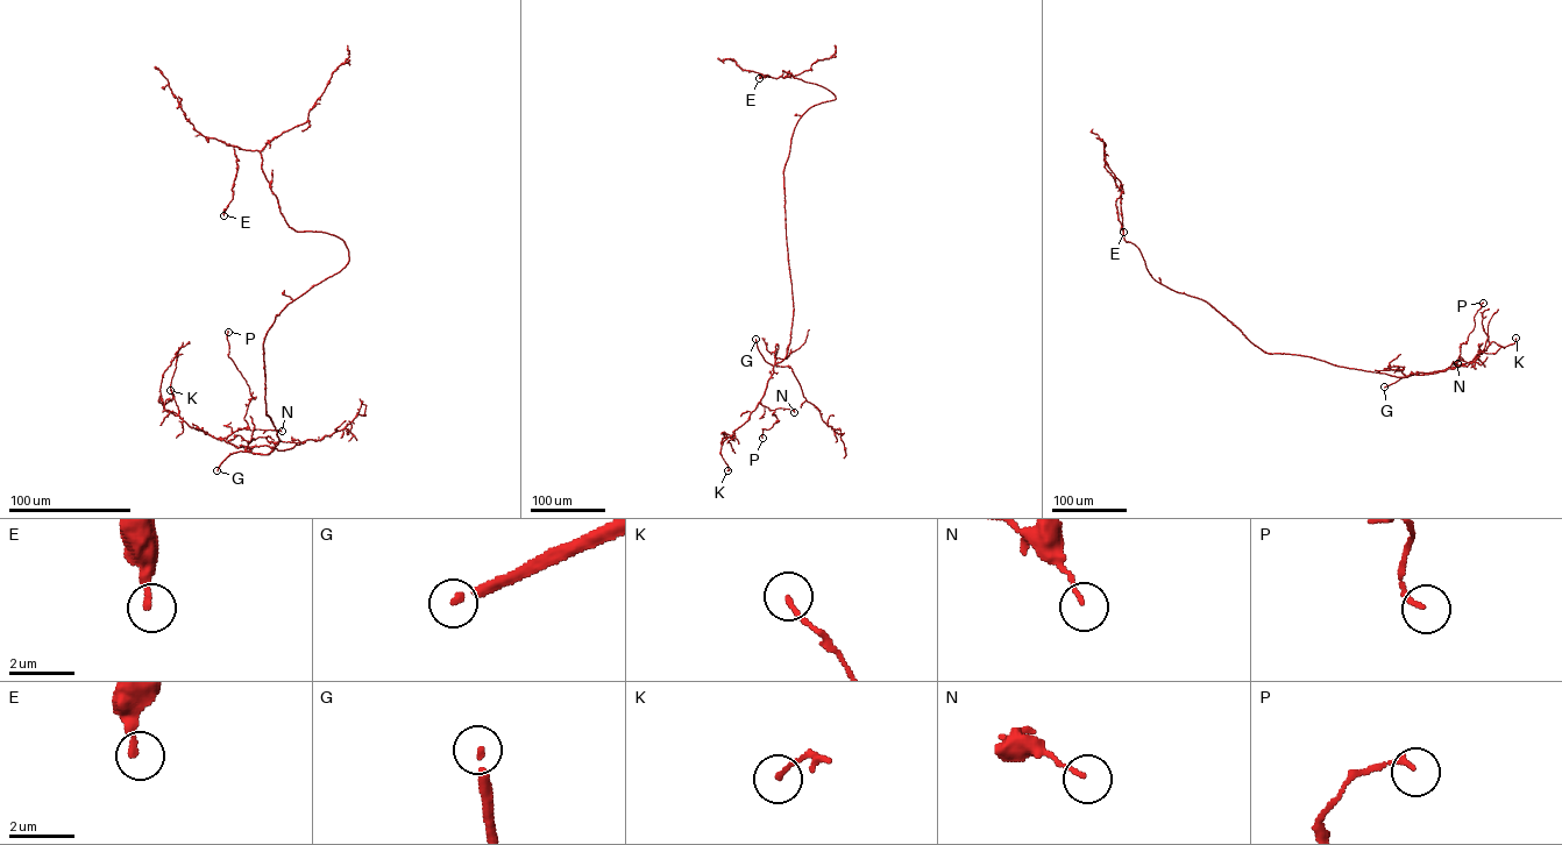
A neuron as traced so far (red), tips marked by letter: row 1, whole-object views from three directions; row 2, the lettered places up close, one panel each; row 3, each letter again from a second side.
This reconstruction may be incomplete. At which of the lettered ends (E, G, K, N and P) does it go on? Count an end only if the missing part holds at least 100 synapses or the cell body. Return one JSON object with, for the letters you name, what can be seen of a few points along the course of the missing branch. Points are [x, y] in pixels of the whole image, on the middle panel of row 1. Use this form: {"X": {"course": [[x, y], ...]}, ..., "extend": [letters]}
{"G": {"course": [[755, 339], [759, 332], [783, 322], [787, 317]]}, "extend": ["G"]}

